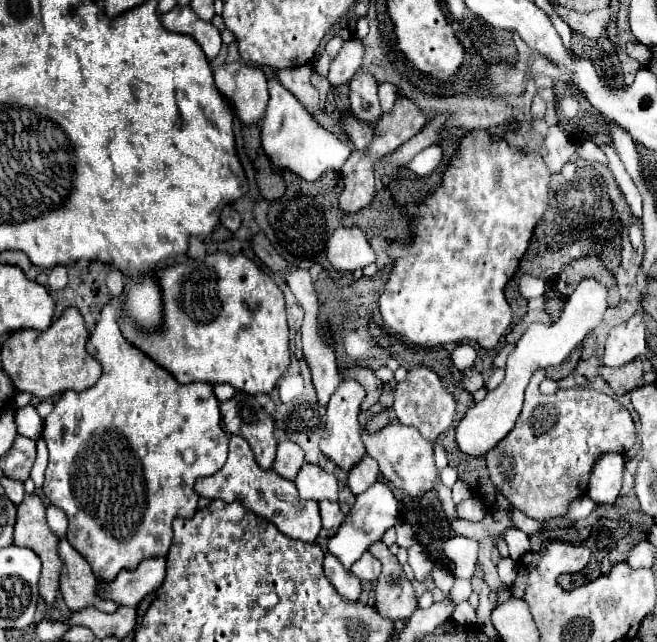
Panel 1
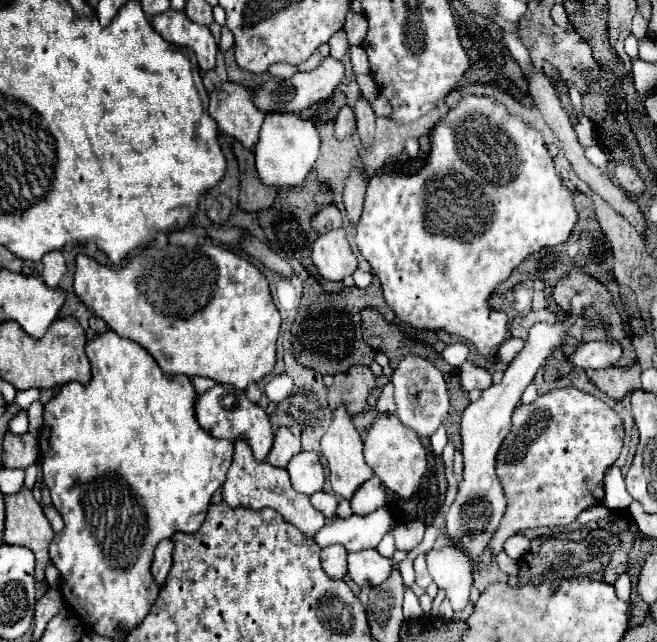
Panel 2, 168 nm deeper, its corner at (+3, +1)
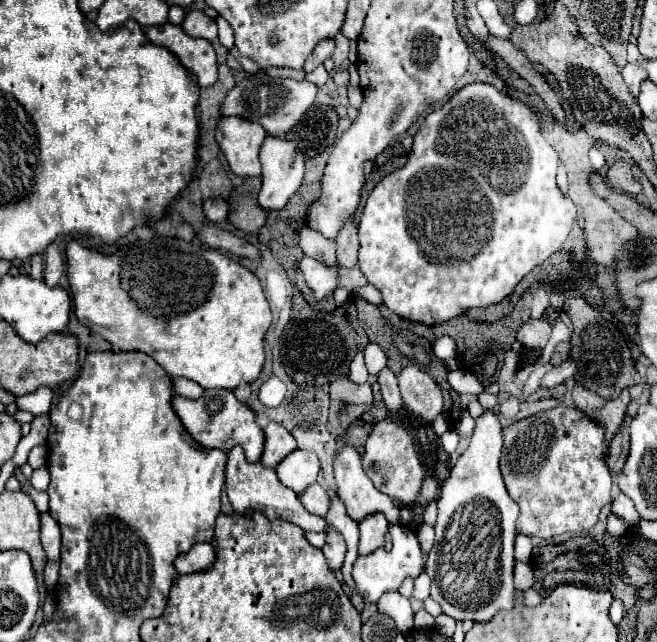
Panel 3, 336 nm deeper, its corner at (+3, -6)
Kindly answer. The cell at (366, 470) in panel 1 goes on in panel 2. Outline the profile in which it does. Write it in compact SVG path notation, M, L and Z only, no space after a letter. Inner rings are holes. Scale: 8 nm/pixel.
M372 476L372 480L366 480L354 492L350 504L352 504L354 514L370 514L372 510L376 510L380 506L386 506L386 494L384 494L380 480L376 476Z

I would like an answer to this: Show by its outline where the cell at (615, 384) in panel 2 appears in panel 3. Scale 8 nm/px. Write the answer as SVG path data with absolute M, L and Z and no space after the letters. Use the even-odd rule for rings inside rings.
M576 385L574 391L572 391L572 399L574 399L576 409L584 411L592 421L602 423L602 427L606 429L606 435L604 435L604 455L608 455L612 439L616 437L616 433L618 433L618 429L620 429L620 425L624 421L626 407L630 403L628 391L624 389L618 399L606 401L606 399L598 397L596 393Z

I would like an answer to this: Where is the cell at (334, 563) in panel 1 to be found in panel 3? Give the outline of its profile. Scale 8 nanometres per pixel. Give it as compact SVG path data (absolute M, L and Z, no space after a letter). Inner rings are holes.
M326 525L326 533L328 533L328 539L326 539L324 547L322 547L322 553L326 555L330 569L336 571L336 569L342 567L344 553L346 553L346 541L332 525Z

